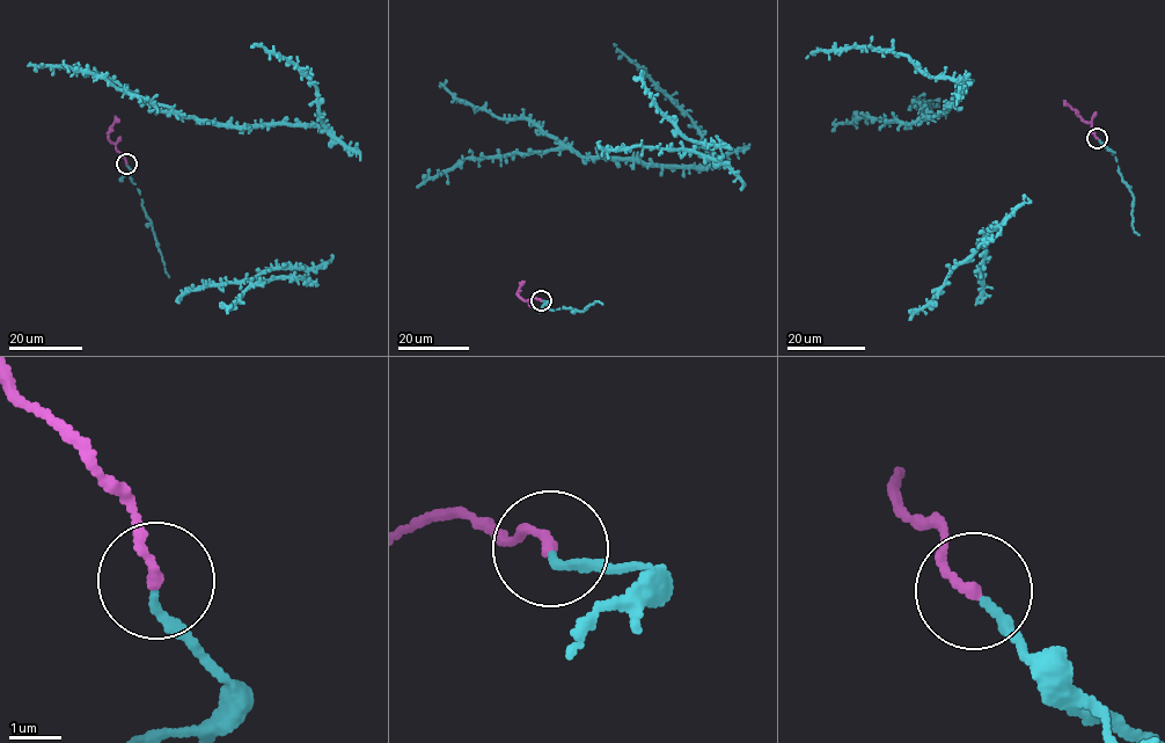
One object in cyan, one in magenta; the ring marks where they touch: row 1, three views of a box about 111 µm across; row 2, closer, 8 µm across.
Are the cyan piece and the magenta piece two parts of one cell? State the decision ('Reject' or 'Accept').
Accept

